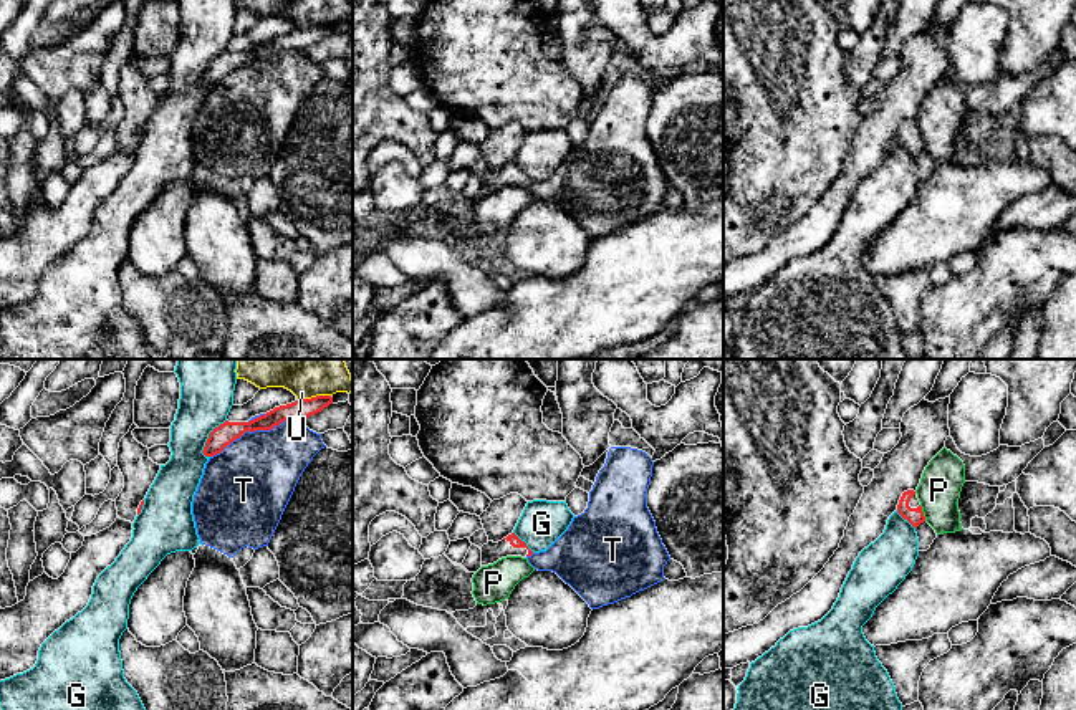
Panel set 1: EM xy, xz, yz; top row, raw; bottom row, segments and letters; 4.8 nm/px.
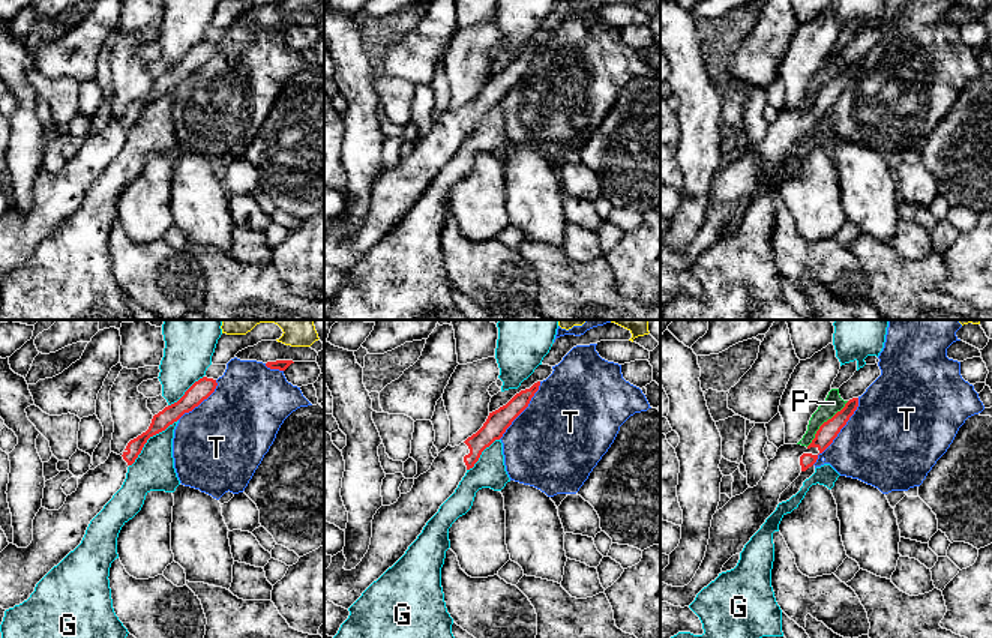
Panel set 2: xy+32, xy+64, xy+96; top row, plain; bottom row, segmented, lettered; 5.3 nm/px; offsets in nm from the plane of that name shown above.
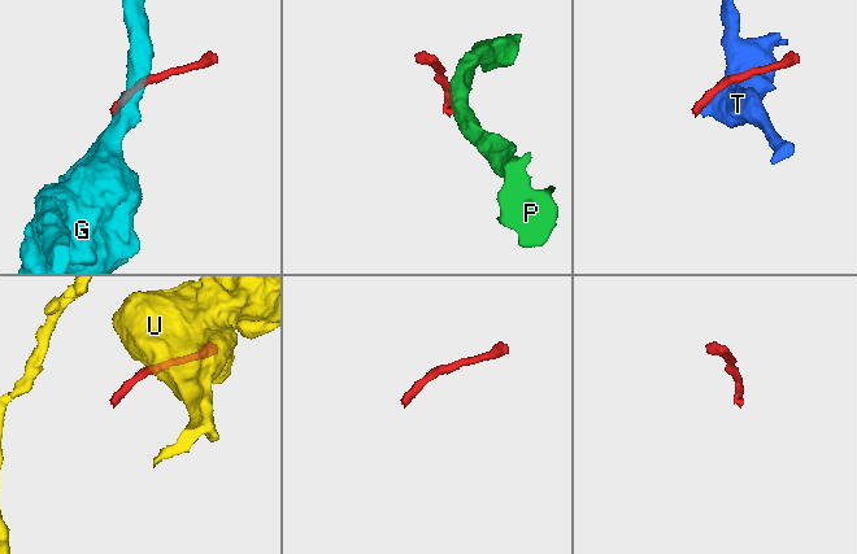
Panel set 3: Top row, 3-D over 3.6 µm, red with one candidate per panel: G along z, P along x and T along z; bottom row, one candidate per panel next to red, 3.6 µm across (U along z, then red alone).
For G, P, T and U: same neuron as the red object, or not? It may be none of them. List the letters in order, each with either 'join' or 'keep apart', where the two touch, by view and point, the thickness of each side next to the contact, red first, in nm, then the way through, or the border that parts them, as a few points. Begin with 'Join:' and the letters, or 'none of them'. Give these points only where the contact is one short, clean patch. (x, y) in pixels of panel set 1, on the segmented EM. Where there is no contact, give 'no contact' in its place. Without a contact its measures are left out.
Join: none of them
G: keep apart; meets red in xy at (209, 437); 110 nm thick on the red side, 260 nm on the other
P: keep apart; meets red in yz at (922, 513); 80 nm thick on the red side, 200 nm on the other; border along yz (919, 505), (926, 520)
T: keep apart; meets red in xy at (257, 429); 110 nm thick on the red side, 400 nm on the other
U: keep apart; meets red in xy at (313, 398); 100 nm thick on the red side, 360 nm on the other

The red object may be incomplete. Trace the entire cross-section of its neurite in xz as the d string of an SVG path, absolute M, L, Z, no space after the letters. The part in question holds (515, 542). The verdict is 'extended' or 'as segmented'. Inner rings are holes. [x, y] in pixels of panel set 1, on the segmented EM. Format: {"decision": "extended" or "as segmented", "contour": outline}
{"decision": "extended", "contour": "M515 533L508 535L498 543L488 541L480 549L482 549L482 566L493 564L507 556L526 558L533 554L533 551L526 546L526 543L521 541Z"}

